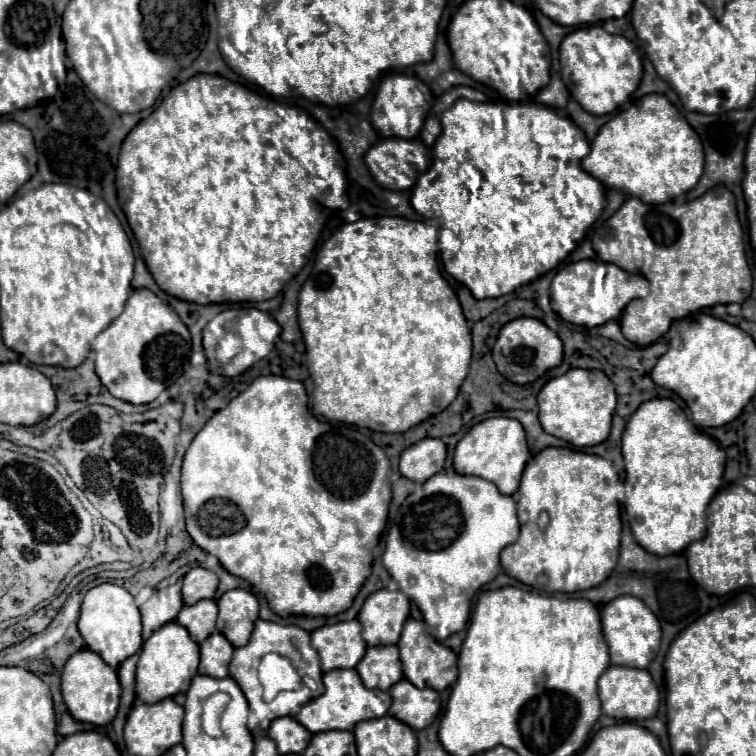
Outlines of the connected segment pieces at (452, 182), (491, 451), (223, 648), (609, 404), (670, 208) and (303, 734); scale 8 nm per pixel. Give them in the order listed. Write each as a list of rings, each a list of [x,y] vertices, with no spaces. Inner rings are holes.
[[[460,99],[458,103],[454,103],[454,107],[446,109],[442,115],[442,133],[434,143],[432,149],[432,165],[428,167],[428,171],[424,171],[414,189],[412,189],[412,207],[426,219],[435,221],[440,229],[440,259],[444,269],[458,279],[460,283],[464,283],[472,295],[476,299],[486,299],[486,297],[500,297],[506,293],[512,293],[514,289],[518,289],[520,285],[526,285],[534,279],[538,279],[540,275],[556,269],[570,253],[572,249],[582,241],[582,237],[586,235],[588,227],[600,217],[604,205],[606,205],[606,197],[604,197],[604,187],[598,183],[598,179],[594,179],[592,175],[588,175],[586,171],[582,171],[580,161],[590,153],[590,145],[584,137],[584,131],[574,125],[570,119],[560,117],[558,113],[550,111],[550,107],[546,105],[538,105],[538,103],[505,103],[505,102],[474,102]]]
[[[492,417],[476,423],[460,439],[454,453],[454,469],[460,475],[476,475],[486,481],[492,481],[502,491],[502,495],[512,495],[520,485],[520,477],[528,459],[530,459],[530,451],[520,421],[510,417]]]
[[[214,633],[210,639],[206,639],[200,645],[200,675],[208,677],[228,677],[228,665],[232,659],[234,647],[232,643],[222,635]]]
[[[570,369],[568,373],[548,381],[538,393],[538,417],[546,433],[568,441],[570,445],[594,447],[608,439],[612,415],[616,409],[616,393],[612,381],[602,371]]]
[[[724,185],[714,187],[702,197],[684,205],[648,205],[636,197],[630,197],[608,221],[604,221],[594,231],[592,247],[596,251],[598,261],[614,263],[628,273],[644,275],[650,283],[650,293],[642,299],[632,299],[620,317],[624,337],[640,347],[656,343],[656,339],[668,331],[670,321],[682,319],[694,311],[720,303],[744,303],[752,291],[752,277],[744,255],[742,227],[738,223],[734,195]]]
[[[294,717],[274,719],[266,735],[276,743],[280,755],[300,755],[312,737],[310,731],[306,731],[306,727],[302,727]]]

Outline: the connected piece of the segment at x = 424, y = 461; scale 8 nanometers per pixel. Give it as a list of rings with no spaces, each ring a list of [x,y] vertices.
[[[422,439],[402,451],[400,457],[400,473],[410,479],[424,483],[432,475],[444,469],[446,461],[446,445],[440,439]]]

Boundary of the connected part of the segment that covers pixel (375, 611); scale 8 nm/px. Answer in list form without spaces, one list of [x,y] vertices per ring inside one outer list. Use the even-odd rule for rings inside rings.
[[[380,589],[364,601],[360,613],[364,641],[368,645],[392,645],[398,643],[404,621],[410,615],[410,601],[402,591]]]

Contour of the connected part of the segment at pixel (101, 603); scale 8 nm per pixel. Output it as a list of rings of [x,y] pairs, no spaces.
[[[102,583],[86,593],[80,609],[78,631],[88,649],[98,653],[114,669],[142,647],[142,623],[134,597],[124,587],[114,583]]]

